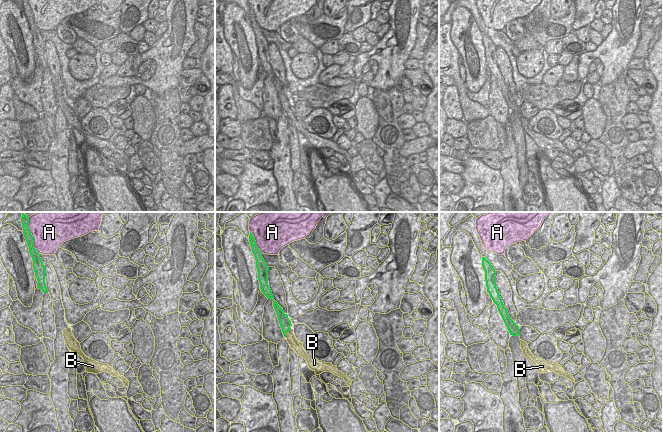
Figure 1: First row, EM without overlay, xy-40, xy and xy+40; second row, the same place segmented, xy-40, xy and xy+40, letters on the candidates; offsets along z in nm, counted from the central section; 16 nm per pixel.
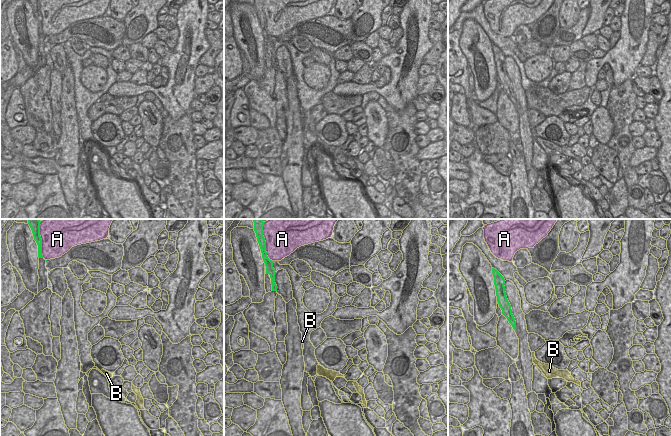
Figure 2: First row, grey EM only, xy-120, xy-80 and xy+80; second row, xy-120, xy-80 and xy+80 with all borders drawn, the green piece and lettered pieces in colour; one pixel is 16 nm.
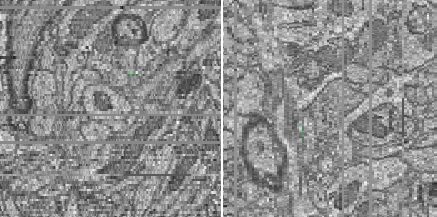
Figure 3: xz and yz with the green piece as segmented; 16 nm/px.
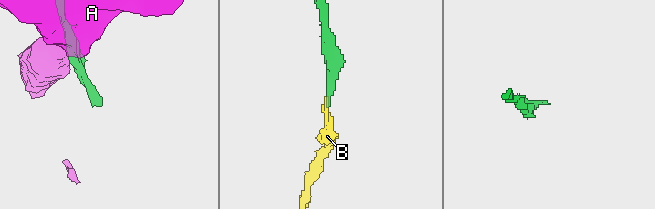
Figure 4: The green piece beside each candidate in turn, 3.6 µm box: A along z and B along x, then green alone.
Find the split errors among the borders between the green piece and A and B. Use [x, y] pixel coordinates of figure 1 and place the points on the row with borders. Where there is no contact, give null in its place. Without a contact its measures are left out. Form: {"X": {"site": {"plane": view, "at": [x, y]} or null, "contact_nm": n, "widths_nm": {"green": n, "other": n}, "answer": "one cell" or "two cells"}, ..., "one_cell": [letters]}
{"A": {"site": {"plane": "xy-40", "at": [32, 236]}, "contact_nm": 650, "widths_nm": {"green": 130, "other": 500}, "answer": "two cells"}, "B": {"site": {"plane": "xy", "at": [288, 330]}, "contact_nm": 220, "widths_nm": {"green": 180, "other": 160}, "answer": "one cell"}, "one_cell": ["B"]}

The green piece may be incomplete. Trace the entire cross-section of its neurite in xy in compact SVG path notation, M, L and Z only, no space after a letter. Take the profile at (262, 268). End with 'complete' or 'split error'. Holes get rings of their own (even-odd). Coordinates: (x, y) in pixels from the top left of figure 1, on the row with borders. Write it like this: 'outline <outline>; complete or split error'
outline M250 232L249 235L249 242L251 245L252 253L255 257L256 260L256 268L258 272L258 280L260 283L260 289L261 292L268 298L268 299L273 299L272 291L268 285L268 271L269 267L265 263L263 257L262 257L262 252L258 249L256 245L256 241L252 233Z; complete

